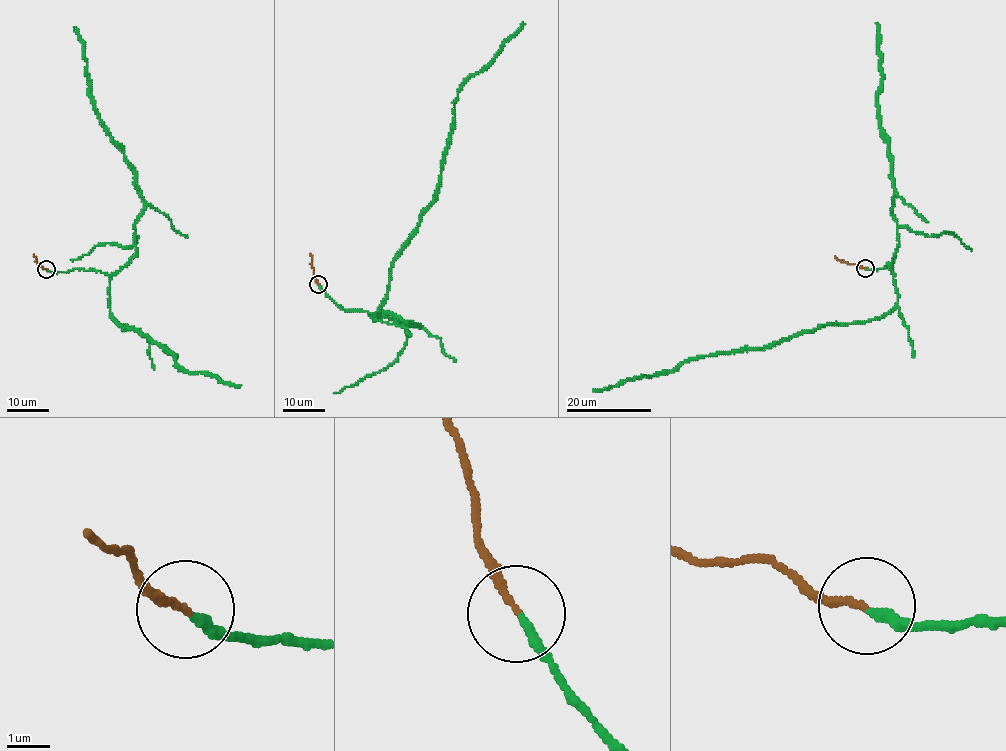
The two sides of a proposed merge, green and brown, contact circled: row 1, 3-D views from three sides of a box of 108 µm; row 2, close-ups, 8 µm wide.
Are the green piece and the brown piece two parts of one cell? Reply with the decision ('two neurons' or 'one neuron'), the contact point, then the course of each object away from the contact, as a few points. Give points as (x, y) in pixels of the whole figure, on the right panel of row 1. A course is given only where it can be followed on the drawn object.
one neuron; place (865, 268); course green (865, 268), (888, 264), (893, 273), (898, 302), (883, 316), (822, 324), (592, 391); course brown (865, 268), (840, 261), (834, 256)

